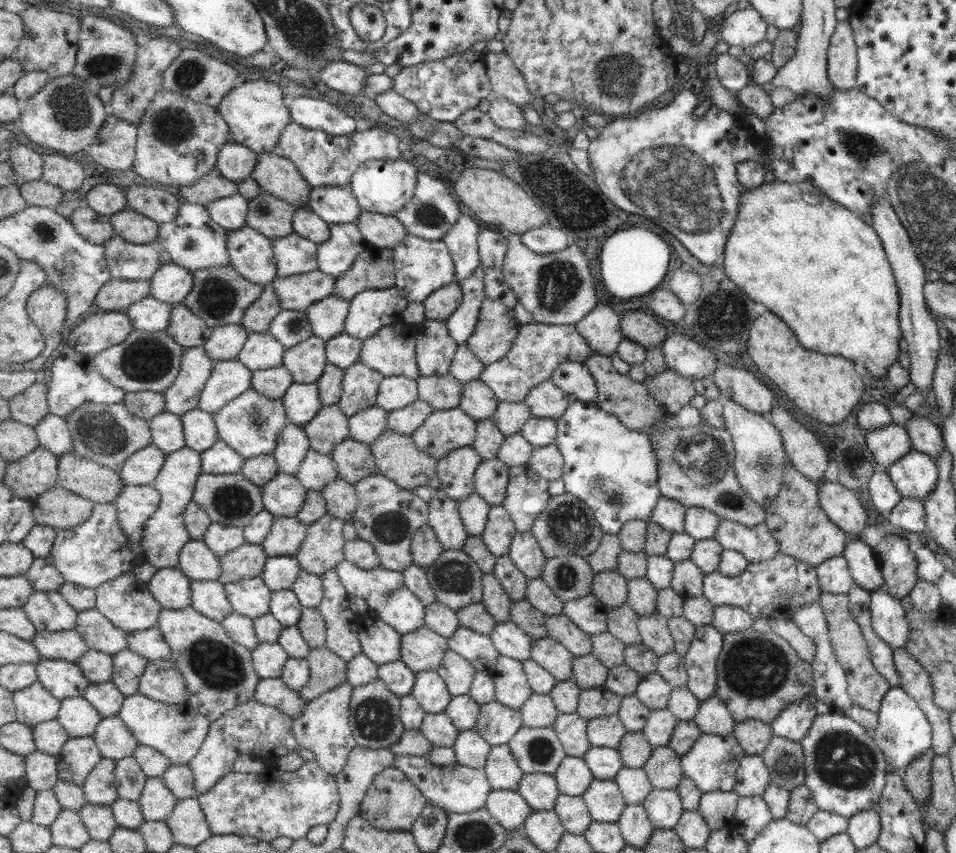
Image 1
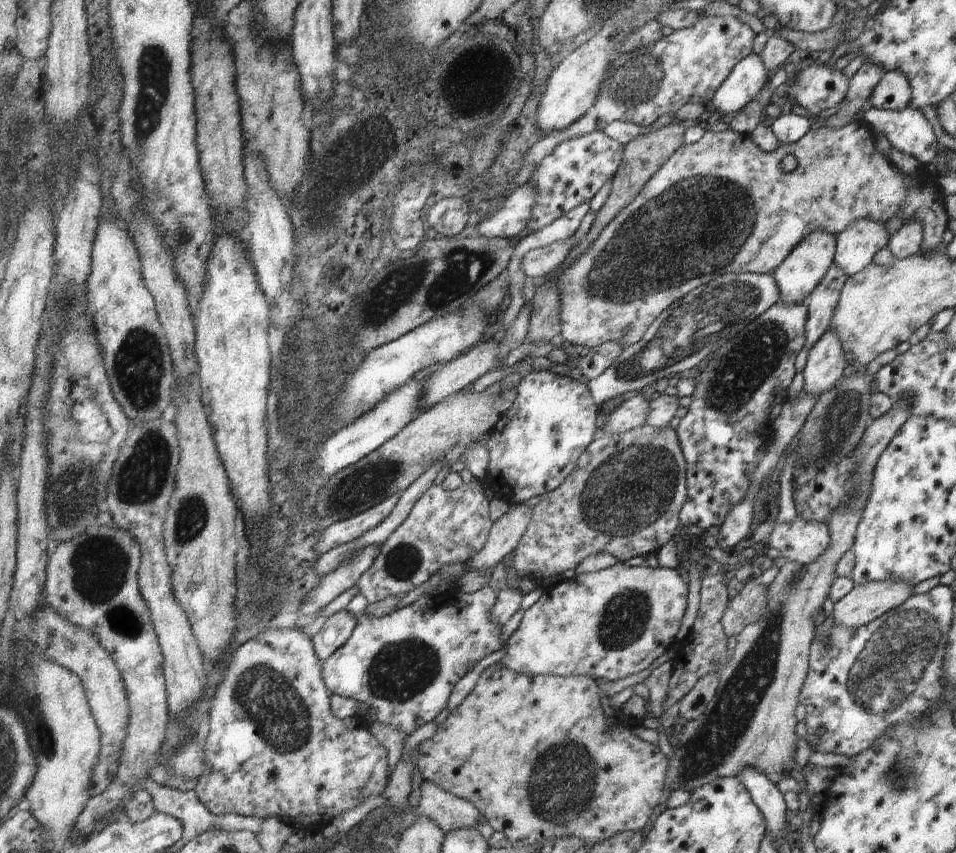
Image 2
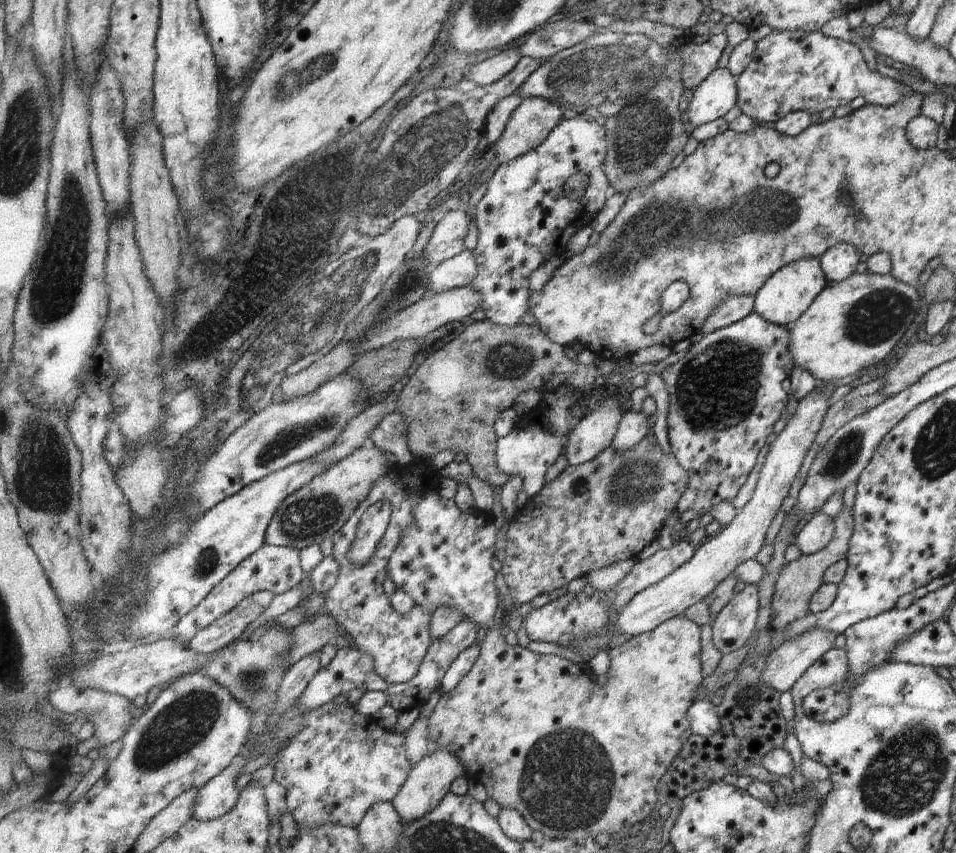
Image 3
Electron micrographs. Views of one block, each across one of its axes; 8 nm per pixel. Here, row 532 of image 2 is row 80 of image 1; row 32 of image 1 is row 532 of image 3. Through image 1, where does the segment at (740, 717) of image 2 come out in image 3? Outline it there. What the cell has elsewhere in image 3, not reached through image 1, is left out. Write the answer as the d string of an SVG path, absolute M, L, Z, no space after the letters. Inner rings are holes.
M842 506L839 513L832 518L834 527L829 542L810 555L799 555L797 559L790 561L781 567L778 577L774 580L774 589L771 595L769 630L773 633L784 633L788 624L804 617L808 610L808 602L811 595L821 586L822 576L825 570L846 555L847 541L852 533L854 525L850 509Z

